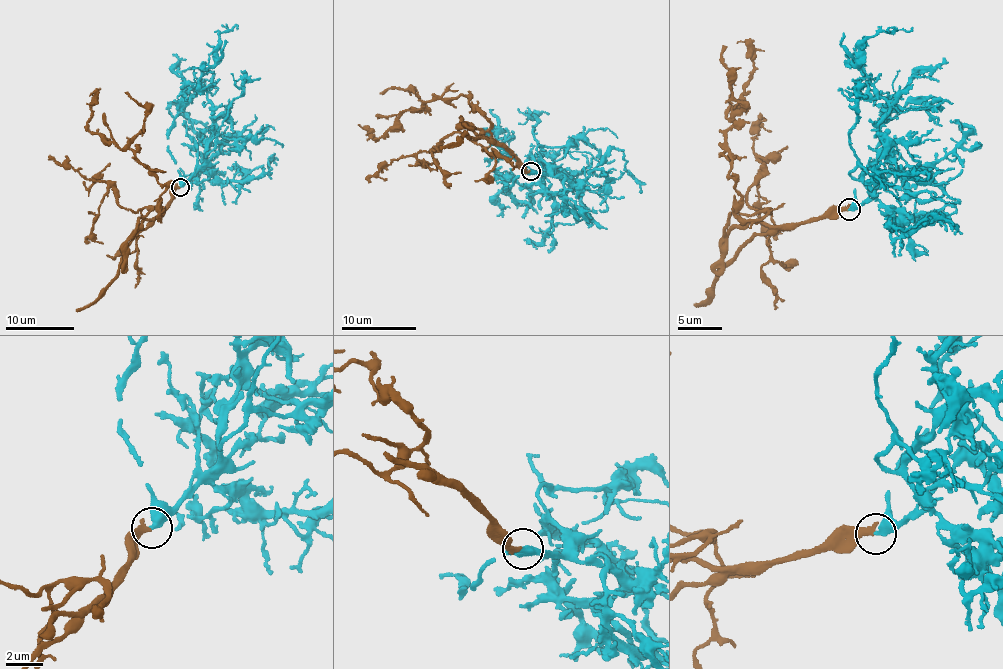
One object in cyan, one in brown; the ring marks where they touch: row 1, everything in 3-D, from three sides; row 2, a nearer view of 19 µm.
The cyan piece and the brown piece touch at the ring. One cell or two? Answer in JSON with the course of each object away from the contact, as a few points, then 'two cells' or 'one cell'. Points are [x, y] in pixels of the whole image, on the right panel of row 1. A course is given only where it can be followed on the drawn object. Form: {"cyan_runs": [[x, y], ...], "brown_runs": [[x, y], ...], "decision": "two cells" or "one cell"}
{"cyan_runs": [[848, 210], [872, 197], [863, 170], [883, 146], [878, 127], [893, 106], [931, 107], [897, 104], [943, 57]], "brown_runs": [[847, 210], [728, 224], [767, 213], [738, 215], [728, 175], [729, 110], [750, 79], [752, 48], [737, 43]], "decision": "one cell"}

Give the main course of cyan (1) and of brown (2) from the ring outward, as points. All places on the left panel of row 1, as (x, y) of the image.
1: (180, 187), (202, 165), (213, 124), (209, 92), (218, 88), (195, 95), (196, 88), (185, 86), (172, 53)
2: (179, 188), (162, 212), (136, 228), (156, 206), (161, 215), (165, 186), (129, 148), (89, 129), (90, 95)

